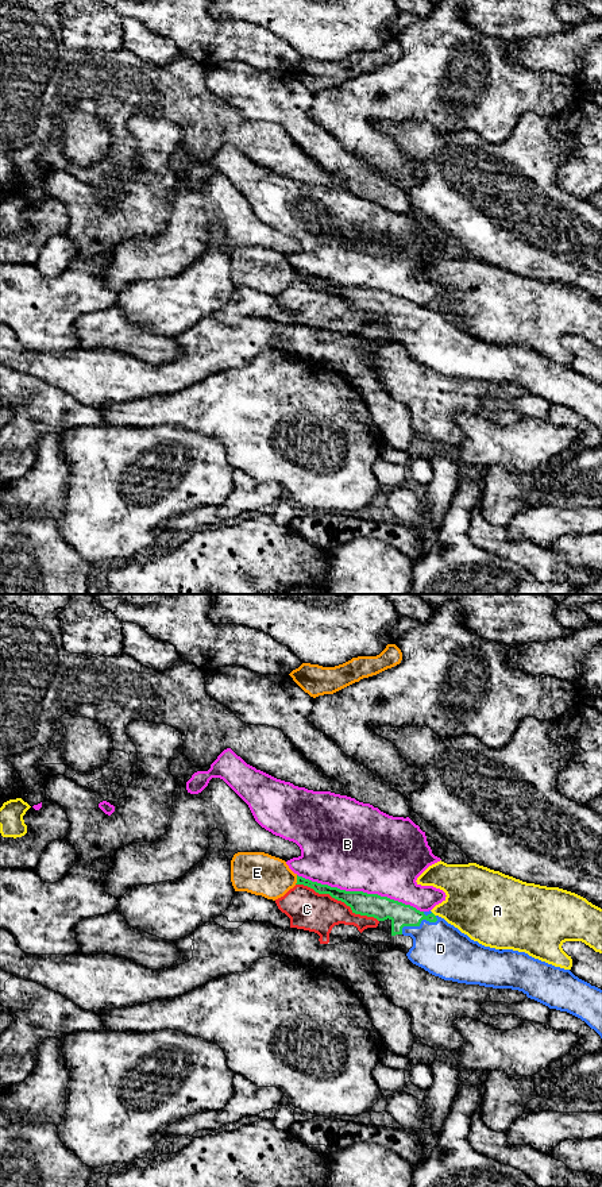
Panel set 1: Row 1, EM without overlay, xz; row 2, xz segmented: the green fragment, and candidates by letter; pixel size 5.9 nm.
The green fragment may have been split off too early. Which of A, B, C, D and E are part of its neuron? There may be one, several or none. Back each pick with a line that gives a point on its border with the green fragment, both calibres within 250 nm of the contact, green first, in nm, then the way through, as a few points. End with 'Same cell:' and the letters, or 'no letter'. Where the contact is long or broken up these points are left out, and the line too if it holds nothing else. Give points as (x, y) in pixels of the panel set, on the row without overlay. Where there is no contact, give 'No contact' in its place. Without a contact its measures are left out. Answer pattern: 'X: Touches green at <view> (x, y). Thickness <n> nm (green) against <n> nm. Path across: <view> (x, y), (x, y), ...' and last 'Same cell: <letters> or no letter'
D: Touches green at xz (417, 320). Thickness 140 nm (green) against 320 nm. Path across: xz (381, 303), (393, 304), (417, 320), (440, 343)
Same cell: D

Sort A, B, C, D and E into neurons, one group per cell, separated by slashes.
A / B / C / D / E

